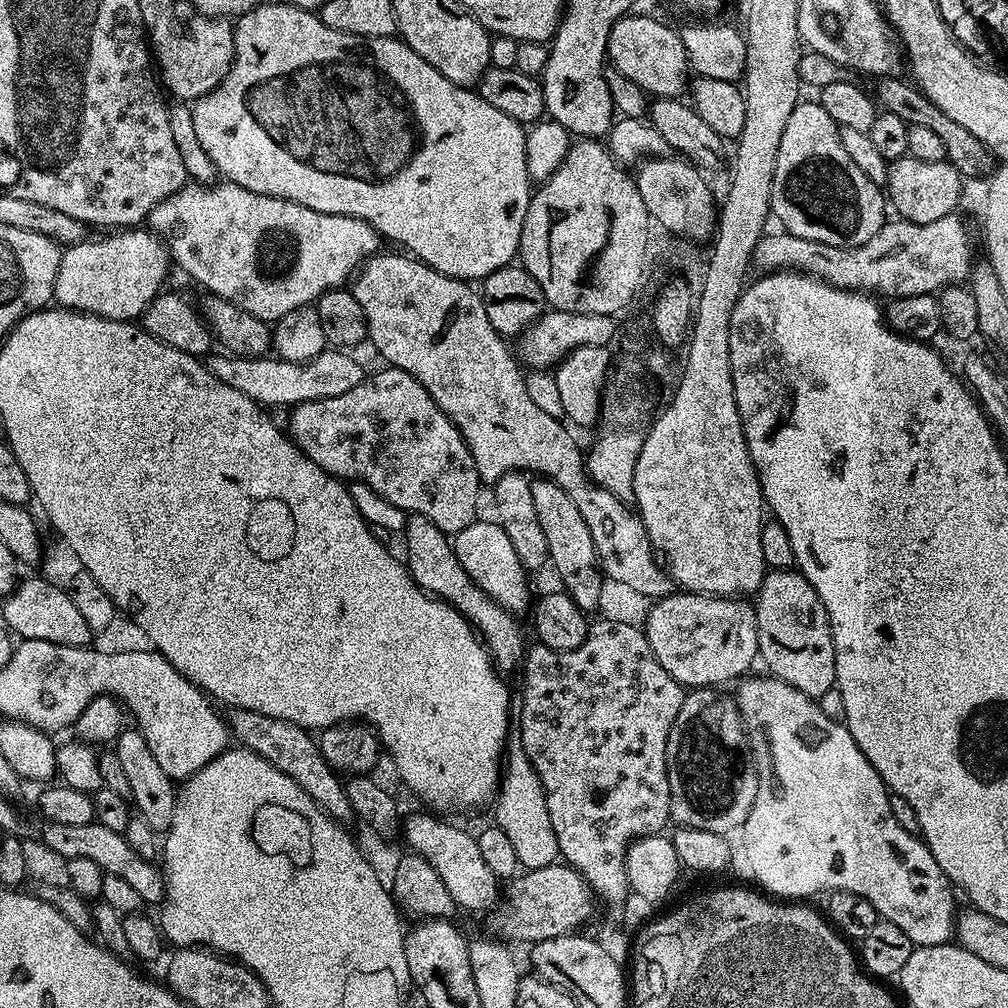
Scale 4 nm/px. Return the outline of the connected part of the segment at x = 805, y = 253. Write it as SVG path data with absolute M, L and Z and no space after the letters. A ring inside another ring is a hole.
M953 214L925 224L892 218L885 222L878 234L874 234L874 238L870 238L870 242L853 248L826 246L822 242L798 238L780 230L777 231L777 236L765 234L762 237L752 254L752 263L756 268L760 267L759 271L764 274L795 270L803 272L806 276L816 276L836 288L846 289L847 292L867 292L880 298L936 294L949 286L963 285L969 279L972 270L972 236L958 217L959 215Z

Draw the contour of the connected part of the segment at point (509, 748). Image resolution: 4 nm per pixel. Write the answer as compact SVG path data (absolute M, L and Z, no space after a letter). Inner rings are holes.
M516 730L509 733L506 741L500 787L494 798L495 804L495 825L506 830L514 850L517 851L521 867L526 870L540 869L557 861L559 848L550 824L550 814L546 809L544 787L541 786L541 779L538 778L525 752L520 733Z

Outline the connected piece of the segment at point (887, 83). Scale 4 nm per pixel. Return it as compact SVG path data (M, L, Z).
M883 76L877 79L876 92L874 91L877 103L892 114L898 115L902 121L909 125L920 125L929 127L931 131L938 135L943 145L945 145L947 161L960 172L961 177L983 177L987 175L994 166L994 157L984 143L971 134L970 130L961 126L954 119L943 114L934 103L930 102L927 95L917 86L909 81L900 80L898 76Z

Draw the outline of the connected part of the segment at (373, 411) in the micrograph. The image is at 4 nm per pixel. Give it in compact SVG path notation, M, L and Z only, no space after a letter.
M384 366L381 369L381 372L376 372L373 376L372 373L365 375L364 380L344 394L322 398L321 400L304 401L295 405L291 409L292 417L288 420L289 425L287 424L287 427L290 429L291 439L296 441L296 445L311 460L318 462L318 466L322 466L322 470L326 470L332 476L335 476L337 480L341 482L359 482L370 486L370 490L374 490L382 498L386 498L386 502L394 502L394 506L401 508L405 514L430 518L430 522L434 522L434 526L438 526L438 530L449 534L461 532L466 526L473 524L478 516L476 503L480 500L482 481L478 470L474 466L474 458L470 454L462 434L454 426L454 422L450 422L450 418L446 418L446 414L442 414L438 402L434 402L434 398L430 398L428 391L413 376L391 366Z

